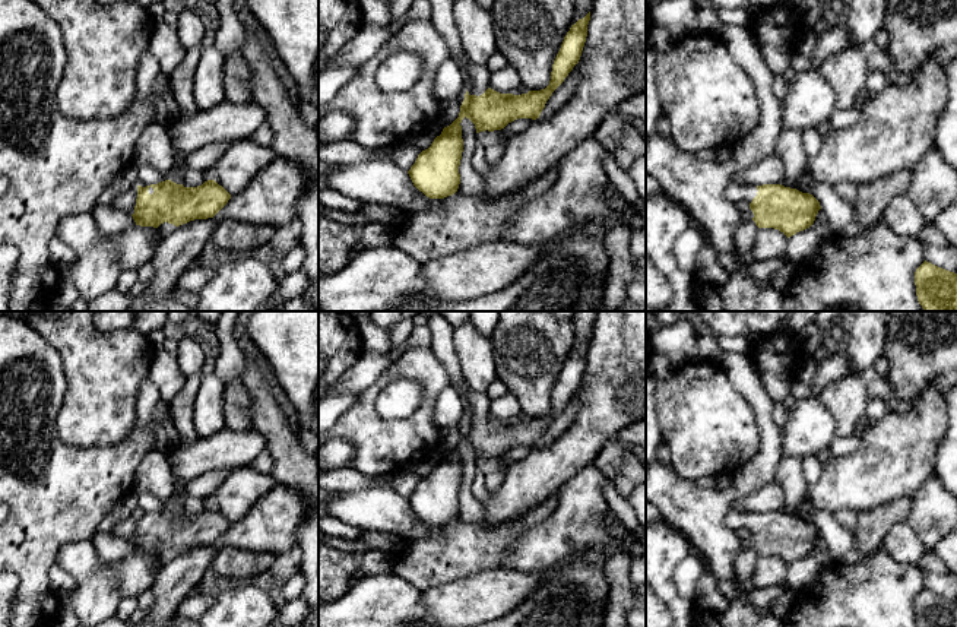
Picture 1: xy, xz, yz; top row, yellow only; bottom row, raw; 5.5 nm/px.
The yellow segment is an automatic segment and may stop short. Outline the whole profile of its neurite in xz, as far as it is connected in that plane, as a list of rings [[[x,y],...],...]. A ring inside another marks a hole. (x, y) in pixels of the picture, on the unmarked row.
[[[590,339],[571,352],[554,387],[549,412],[541,418],[529,418],[522,422],[500,421],[488,414],[485,395],[468,386],[469,414],[459,444],[443,456],[428,476],[418,482],[408,498],[413,513],[430,526],[444,526],[457,519],[463,479],[460,450],[465,444],[475,452],[476,460],[501,457],[517,446],[539,446],[552,419],[579,390],[589,348]]]

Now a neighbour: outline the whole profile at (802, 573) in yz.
[[[823,536],[818,538],[814,551],[788,566],[785,585],[795,595],[801,595],[820,576],[820,573],[833,563],[828,547]]]

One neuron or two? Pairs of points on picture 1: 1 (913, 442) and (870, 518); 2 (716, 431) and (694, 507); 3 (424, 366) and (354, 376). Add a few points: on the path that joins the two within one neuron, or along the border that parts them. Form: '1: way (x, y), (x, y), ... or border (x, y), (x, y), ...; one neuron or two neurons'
1: border (910, 497), (897, 497), (865, 507), (858, 513); two neurons
2: border (669, 464), (678, 475), (694, 483); two neurons
3: border (393, 363), (360, 393); two neurons

